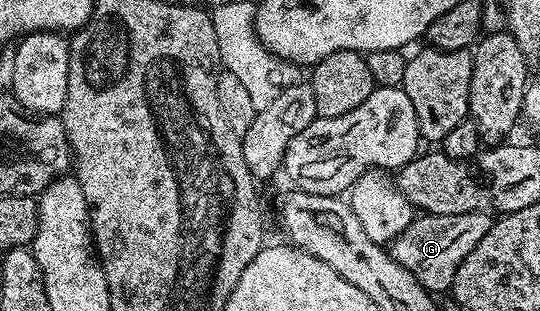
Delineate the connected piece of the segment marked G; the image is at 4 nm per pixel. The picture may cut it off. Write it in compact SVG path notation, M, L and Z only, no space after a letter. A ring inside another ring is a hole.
M473 211L472 213L456 213L455 215L427 215L419 214L389 244L388 254L395 259L416 281L427 291L439 293L449 292L454 285L456 269L460 269L460 261L480 245L480 237L488 233L491 216L484 211Z

